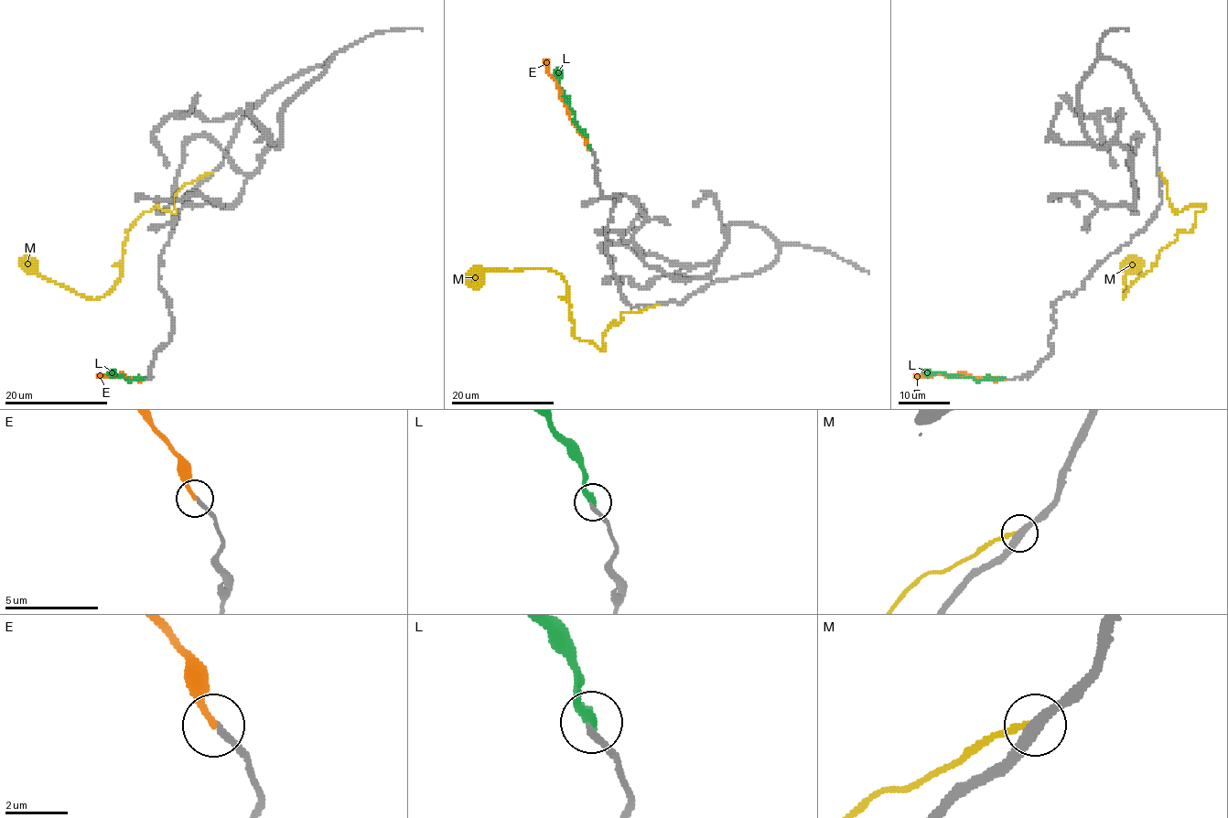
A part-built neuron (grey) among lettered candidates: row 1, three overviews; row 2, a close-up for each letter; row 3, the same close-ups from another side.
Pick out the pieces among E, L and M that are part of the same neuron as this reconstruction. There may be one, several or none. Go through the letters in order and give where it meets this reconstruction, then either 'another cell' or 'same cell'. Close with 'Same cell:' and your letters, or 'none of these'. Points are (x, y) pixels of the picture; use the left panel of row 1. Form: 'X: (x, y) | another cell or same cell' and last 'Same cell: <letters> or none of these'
E: (142, 379) | same cell
L: (143, 379) | another cell
M: (212, 173) | another cell
Same cell: E

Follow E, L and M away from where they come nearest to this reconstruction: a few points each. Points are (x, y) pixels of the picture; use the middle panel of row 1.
E: (587, 147), (587, 139), (570, 117), (570, 108), (562, 97), (562, 90), (548, 71), (545, 59)
L: (589, 147), (587, 134), (575, 119), (567, 96), (559, 86), (557, 68)
M: (659, 306), (621, 313), (600, 350), (572, 334), (567, 284), (546, 268), (489, 270), (474, 285), (467, 284)

